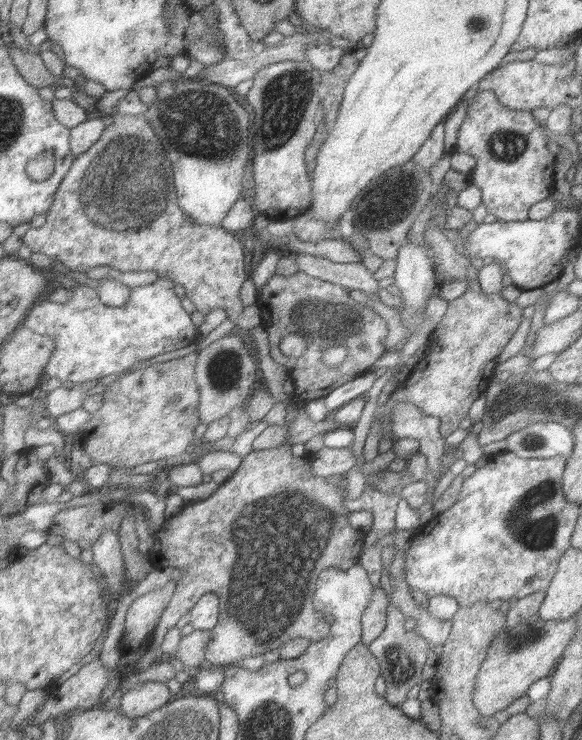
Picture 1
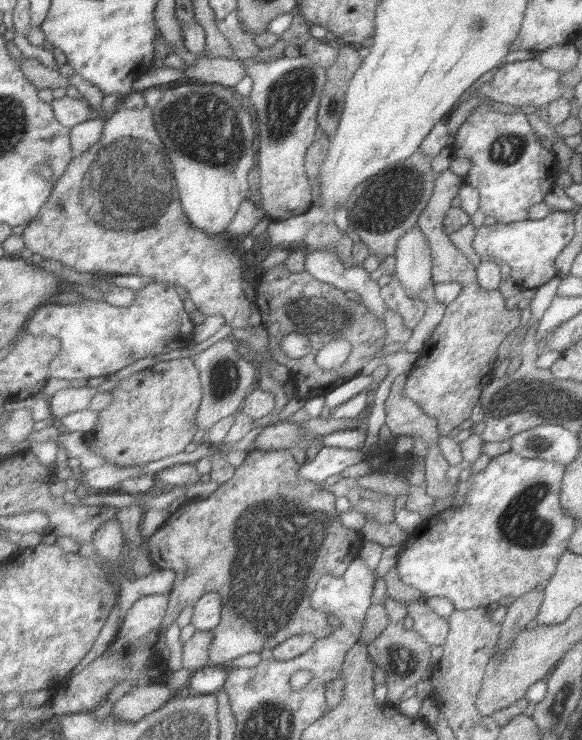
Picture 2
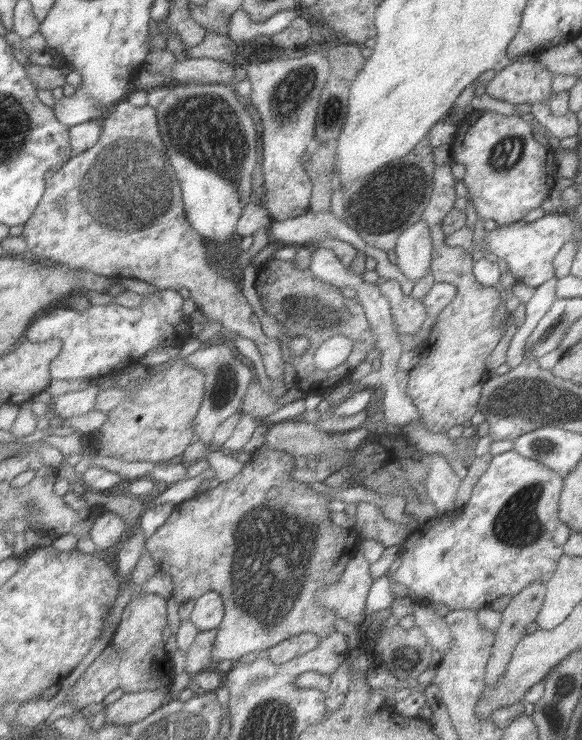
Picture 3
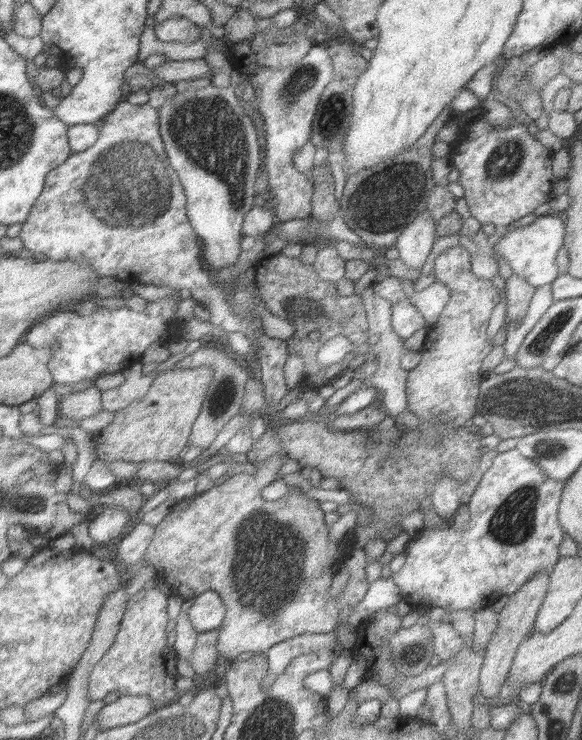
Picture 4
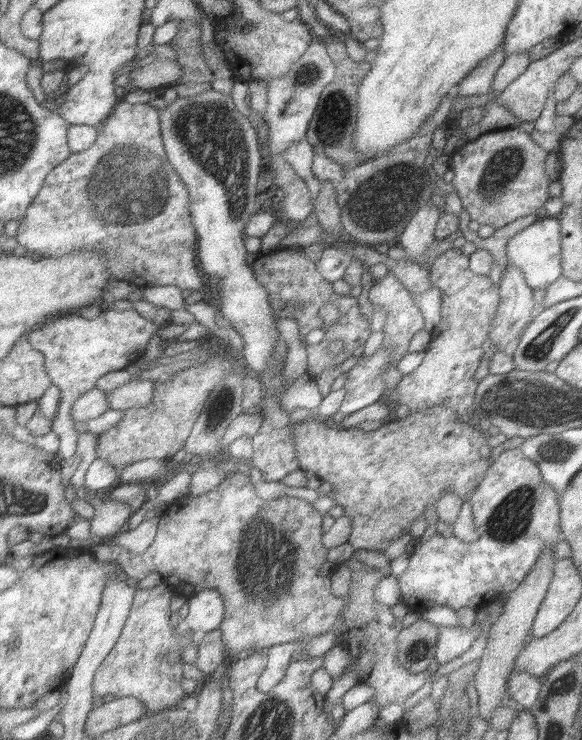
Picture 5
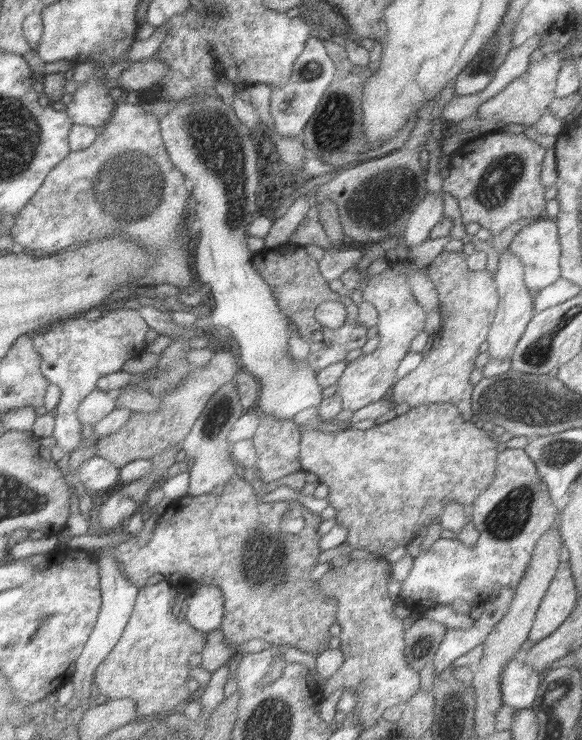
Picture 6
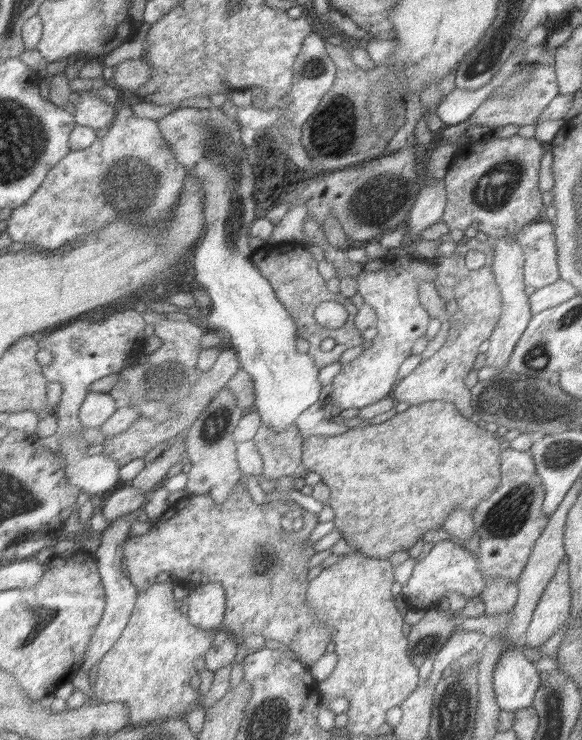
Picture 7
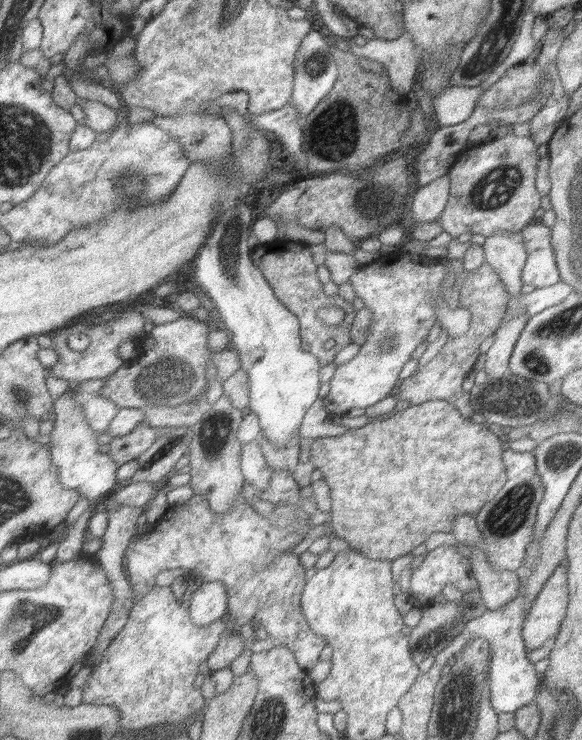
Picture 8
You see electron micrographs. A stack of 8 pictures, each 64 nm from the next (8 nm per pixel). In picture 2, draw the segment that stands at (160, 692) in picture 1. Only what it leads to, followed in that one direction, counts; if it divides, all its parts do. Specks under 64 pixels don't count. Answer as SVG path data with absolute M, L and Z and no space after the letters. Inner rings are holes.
M163 682L153 684L137 684L133 686L131 694L125 694L115 704L115 718L121 718L125 722L141 722L145 716L165 708L177 694L169 690Z

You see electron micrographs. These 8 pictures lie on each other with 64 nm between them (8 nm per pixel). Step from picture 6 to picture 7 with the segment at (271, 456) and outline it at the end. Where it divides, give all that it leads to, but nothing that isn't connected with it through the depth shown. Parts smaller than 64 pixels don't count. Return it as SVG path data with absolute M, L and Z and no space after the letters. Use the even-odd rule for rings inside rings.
M263 424L259 434L253 438L259 446L259 452L265 460L265 480L295 478L299 466L305 464L305 436L299 430L299 424L293 424L285 430Z

